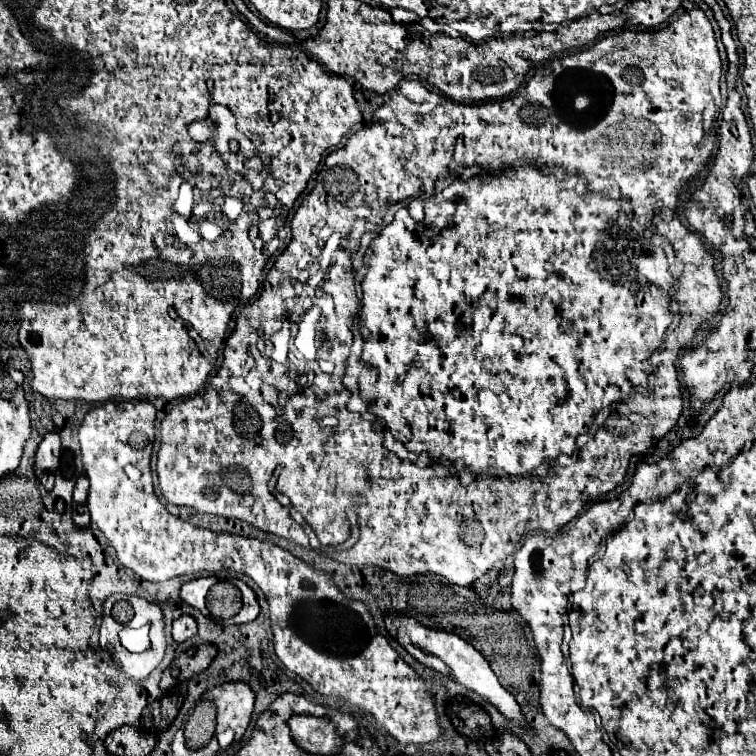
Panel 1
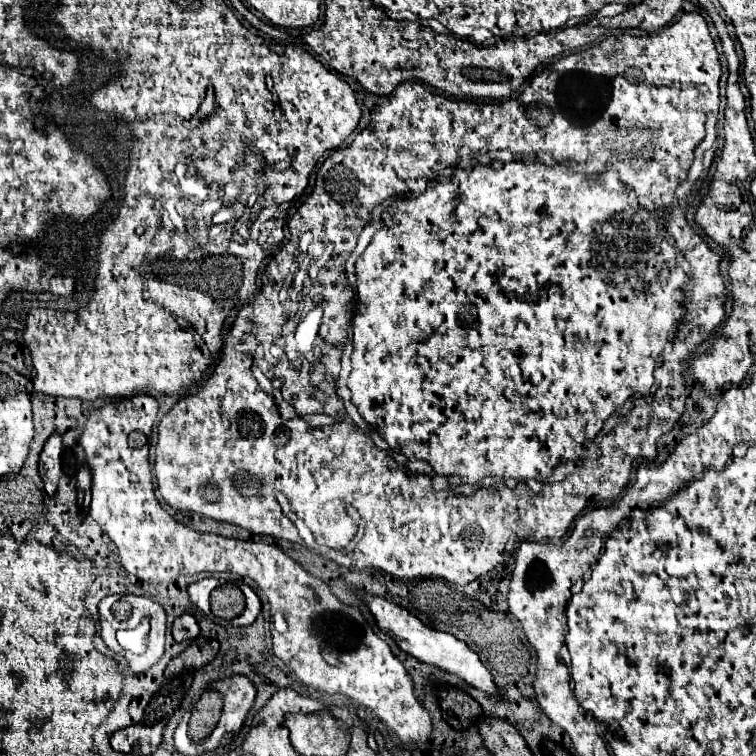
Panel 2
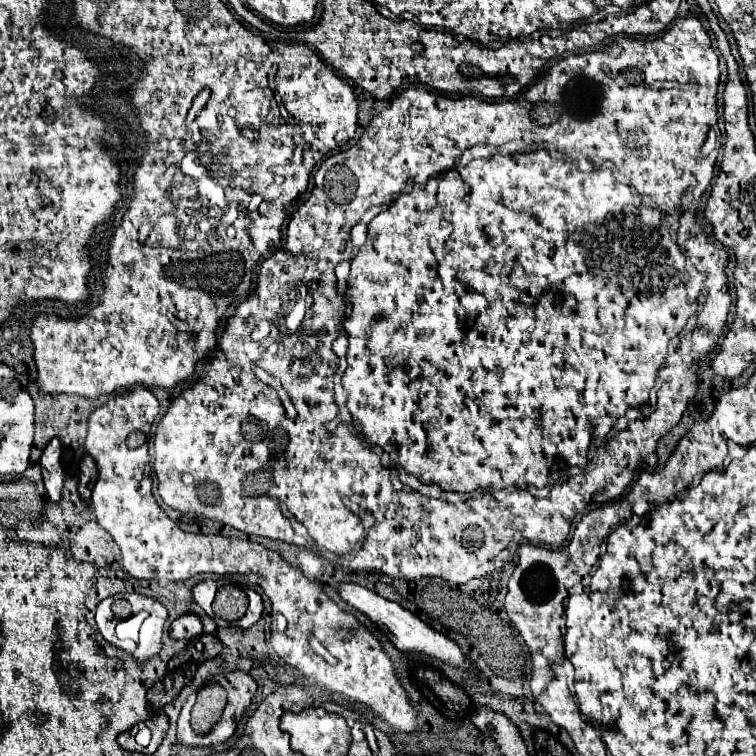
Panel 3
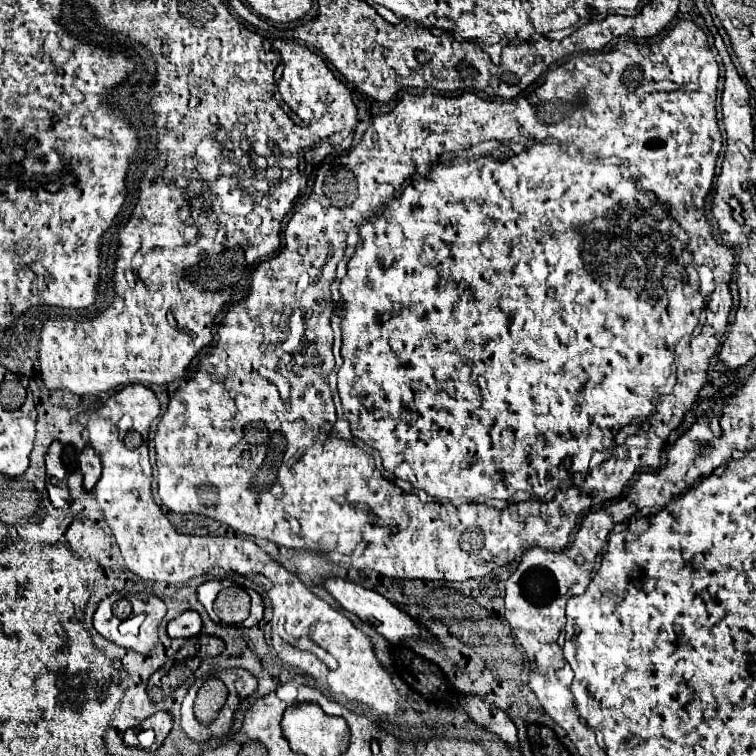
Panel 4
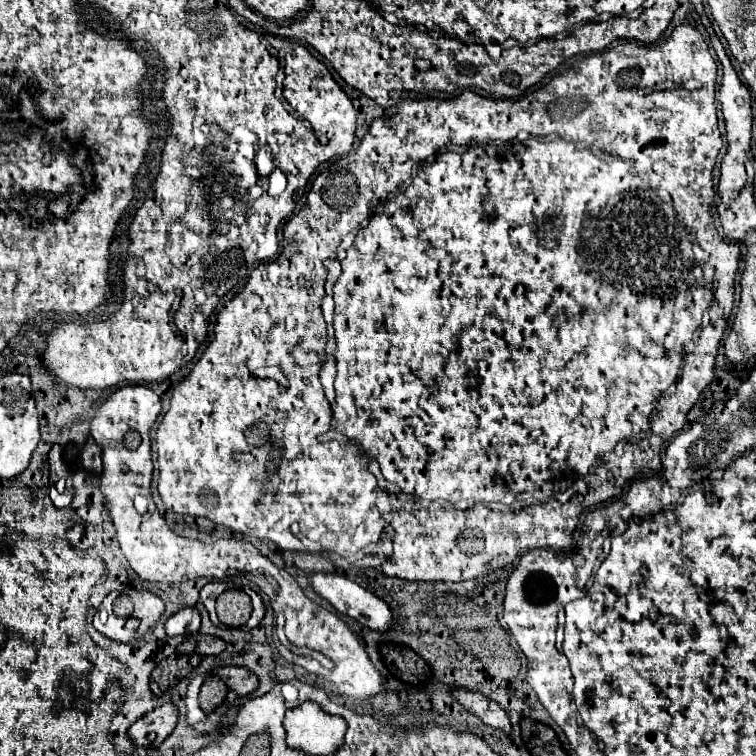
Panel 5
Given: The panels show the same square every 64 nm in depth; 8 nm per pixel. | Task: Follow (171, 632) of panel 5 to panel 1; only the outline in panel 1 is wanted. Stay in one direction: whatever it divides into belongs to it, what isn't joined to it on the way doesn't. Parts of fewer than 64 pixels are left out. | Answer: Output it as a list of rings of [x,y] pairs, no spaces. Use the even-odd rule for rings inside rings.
[[[182,614],[172,624],[172,638],[180,644],[180,642],[186,642],[192,636],[196,636],[196,620],[188,614]]]

